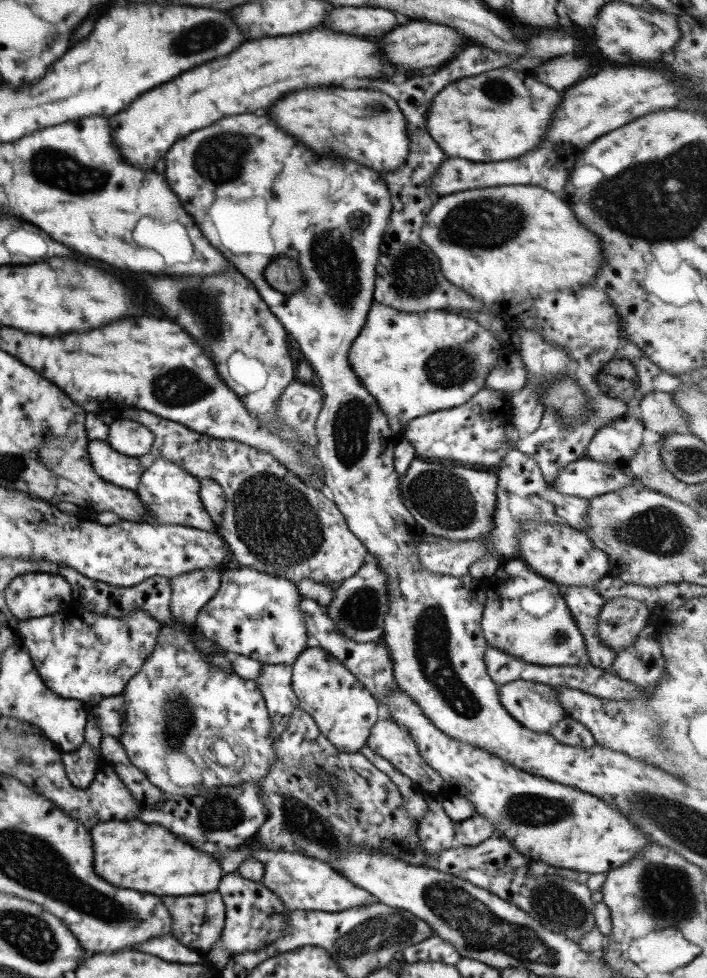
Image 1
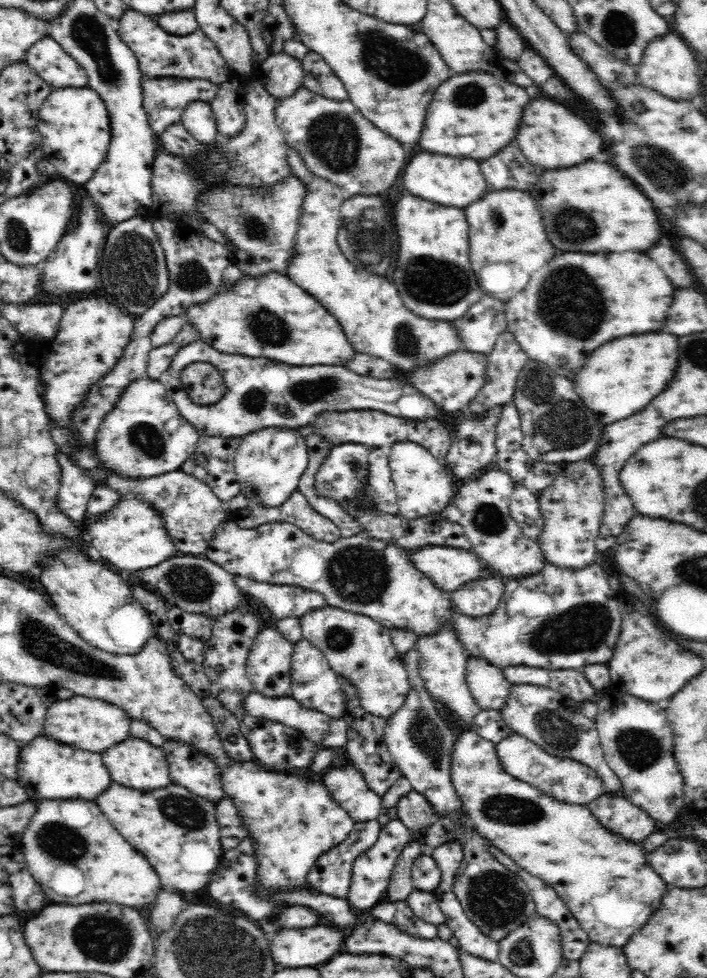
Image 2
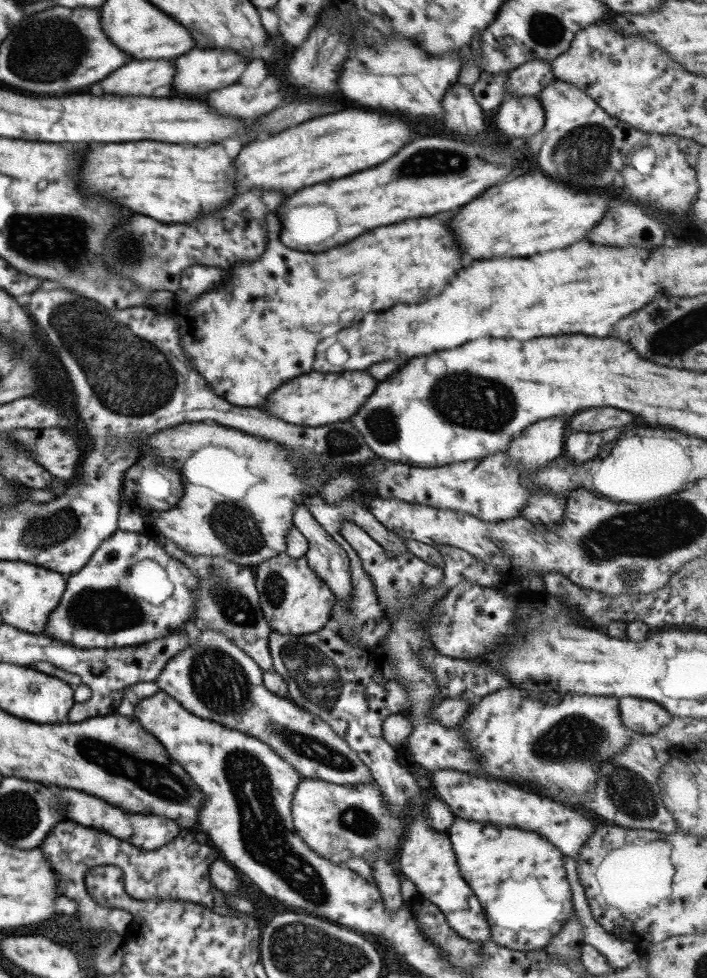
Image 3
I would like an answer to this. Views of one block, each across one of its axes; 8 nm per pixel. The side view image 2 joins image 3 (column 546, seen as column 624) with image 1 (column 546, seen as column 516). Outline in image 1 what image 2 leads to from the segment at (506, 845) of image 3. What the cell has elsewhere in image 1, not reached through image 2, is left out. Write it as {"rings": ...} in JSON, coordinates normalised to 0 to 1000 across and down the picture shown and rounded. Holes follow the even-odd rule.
{"rings":[[[563,701],[540,714],[537,723],[545,732],[550,732],[563,741],[577,746],[588,761],[591,770],[621,794],[636,802],[638,808],[653,810],[655,814],[669,823],[670,832],[687,836],[700,849],[700,855],[714,857],[737,875],[750,880],[764,879],[777,885],[815,890],[830,894],[857,893],[864,888],[873,888],[893,879],[907,867],[921,864],[909,851],[883,832],[876,831],[867,824],[851,820],[849,816],[825,811],[810,805],[777,799],[771,796],[740,789],[713,777],[692,771],[673,763],[658,761],[635,755],[629,749],[612,742],[612,739],[598,732],[595,725]]]}

